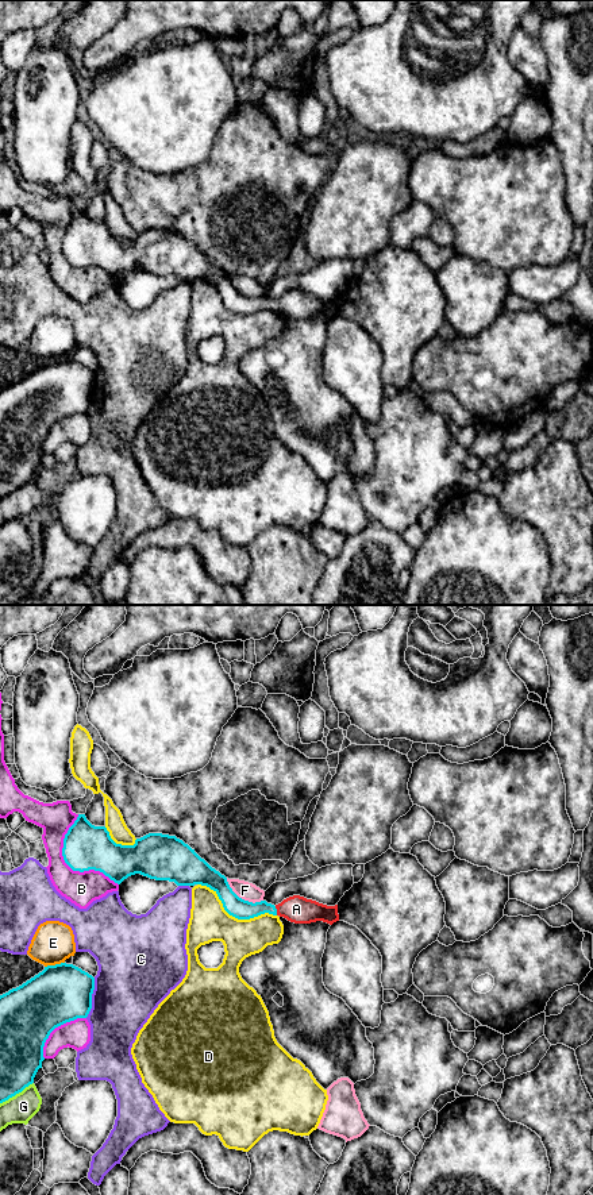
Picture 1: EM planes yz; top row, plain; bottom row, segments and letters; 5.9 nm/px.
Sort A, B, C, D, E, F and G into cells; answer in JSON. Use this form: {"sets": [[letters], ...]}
{"sets": [["A"], ["B"], ["C"], ["D"], ["E"], ["F"], ["G"]]}

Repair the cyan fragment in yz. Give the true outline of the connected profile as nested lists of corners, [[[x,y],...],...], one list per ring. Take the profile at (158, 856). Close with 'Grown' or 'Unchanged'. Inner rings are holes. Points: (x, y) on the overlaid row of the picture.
[[[78,814],[65,834],[62,856],[73,871],[100,871],[118,884],[140,874],[177,886],[207,886],[217,894],[224,910],[238,920],[269,913],[294,924],[323,921],[332,925],[339,921],[338,905],[327,906],[300,895],[276,906],[266,901],[244,901],[232,891],[224,875],[176,836],[149,833],[136,839],[134,845],[122,845],[111,839],[105,826],[92,825],[85,814]]]. Grown

